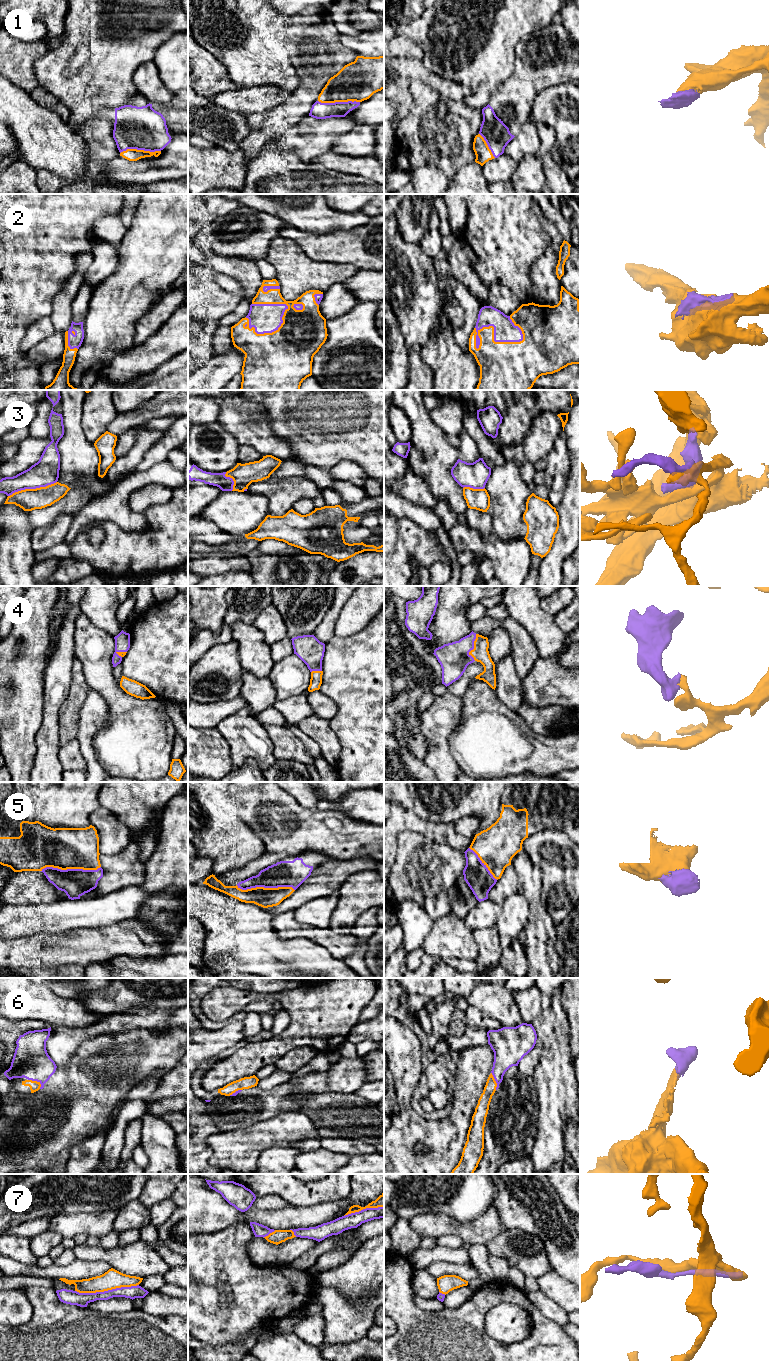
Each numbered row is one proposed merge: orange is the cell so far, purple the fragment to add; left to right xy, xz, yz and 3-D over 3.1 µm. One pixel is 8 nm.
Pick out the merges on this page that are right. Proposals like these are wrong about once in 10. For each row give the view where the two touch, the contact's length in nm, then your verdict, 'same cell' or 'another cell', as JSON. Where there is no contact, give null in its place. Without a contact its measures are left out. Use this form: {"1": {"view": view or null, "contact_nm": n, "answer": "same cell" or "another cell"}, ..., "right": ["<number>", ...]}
{"1": {"view": "xz", "contact_nm": 340, "answer": "same cell"}, "2": {"view": "yz", "contact_nm": 400, "answer": "same cell"}, "3": {"view": "xy", "contact_nm": 420, "answer": "same cell"}, "4": {"view": "yz", "contact_nm": 220, "answer": "same cell"}, "5": {"view": "xy", "contact_nm": 480, "answer": "same cell"}, "6": {"view": "xy", "contact_nm": 130, "answer": "same cell"}, "7": {"view": "xy", "contact_nm": 500, "answer": "same cell"}, "right": ["1", "2", "3", "4", "5", "6", "7"]}

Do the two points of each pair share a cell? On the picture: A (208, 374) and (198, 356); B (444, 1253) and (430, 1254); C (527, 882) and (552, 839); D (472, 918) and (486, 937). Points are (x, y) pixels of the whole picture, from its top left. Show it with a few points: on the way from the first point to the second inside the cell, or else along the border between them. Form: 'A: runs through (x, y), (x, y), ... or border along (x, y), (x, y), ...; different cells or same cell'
A: border along (214, 353), (198, 369); different cells
B: runs through (441, 1253), (433, 1254); same cell
C: border along (521, 850), (526, 853), (540, 870), (542, 889); different cells
D: border along (494, 926), (479, 928), (473, 931); different cells

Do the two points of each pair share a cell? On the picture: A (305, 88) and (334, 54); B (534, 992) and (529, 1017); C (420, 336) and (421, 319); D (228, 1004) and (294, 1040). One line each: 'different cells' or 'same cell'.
A: same cell
B: same cell
C: same cell
D: same cell

